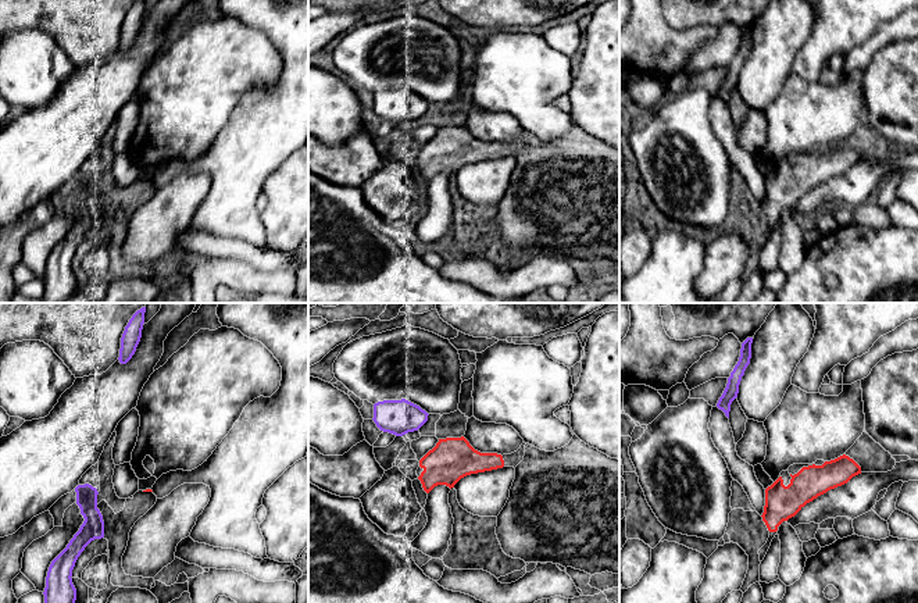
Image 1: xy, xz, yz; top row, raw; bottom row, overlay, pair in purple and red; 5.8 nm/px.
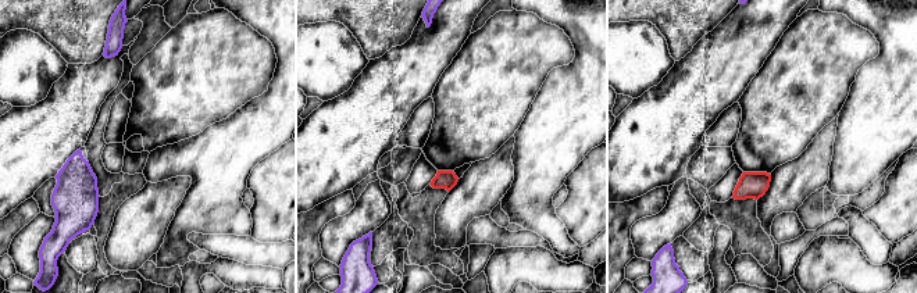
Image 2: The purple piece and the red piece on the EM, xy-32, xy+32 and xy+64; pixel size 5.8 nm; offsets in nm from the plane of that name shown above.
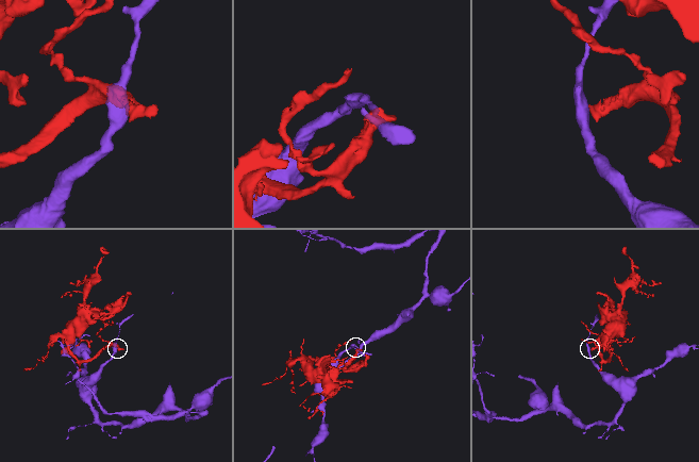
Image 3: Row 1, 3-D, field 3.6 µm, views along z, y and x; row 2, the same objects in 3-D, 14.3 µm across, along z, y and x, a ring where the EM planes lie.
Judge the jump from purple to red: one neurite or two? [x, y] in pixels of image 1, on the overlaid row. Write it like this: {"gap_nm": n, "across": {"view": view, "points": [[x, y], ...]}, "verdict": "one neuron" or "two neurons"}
{"gap_nm": 130, "across": {"view": "xz", "points": [[422, 424], [439, 439]]}, "verdict": "two neurons"}

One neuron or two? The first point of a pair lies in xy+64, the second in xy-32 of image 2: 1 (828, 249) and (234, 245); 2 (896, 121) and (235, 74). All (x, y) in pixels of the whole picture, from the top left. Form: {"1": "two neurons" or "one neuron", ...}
{"1": "two neurons", "2": "two neurons"}

